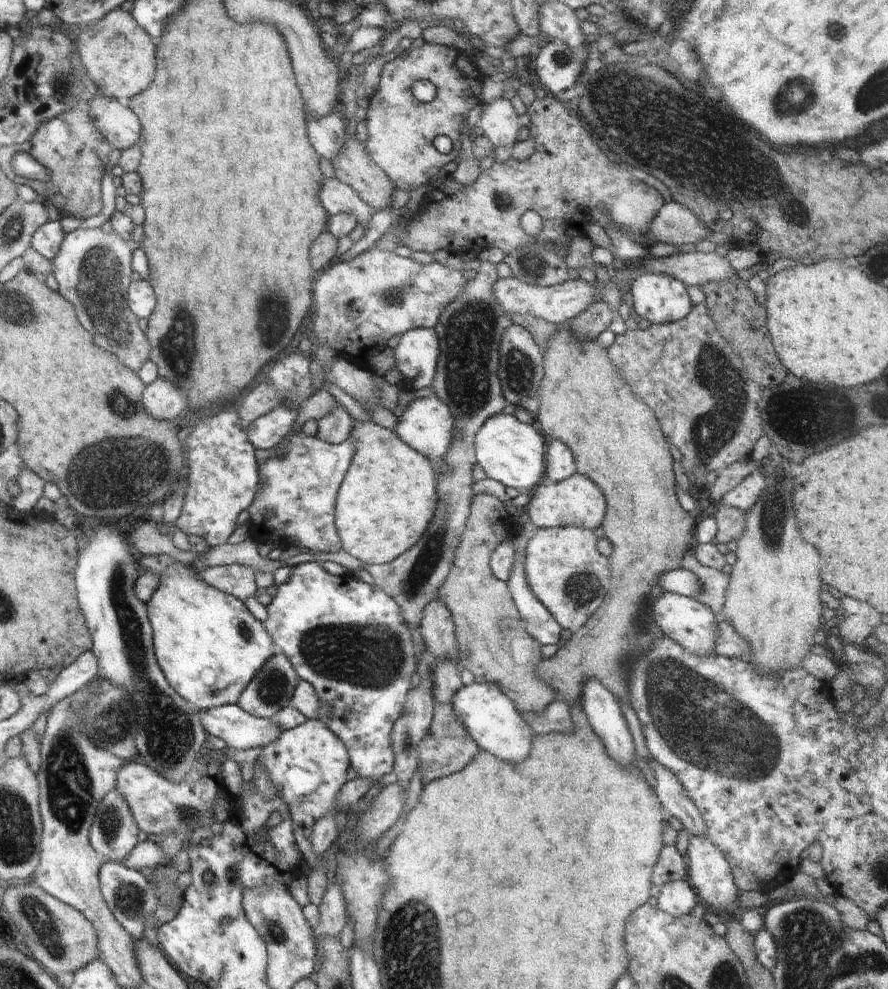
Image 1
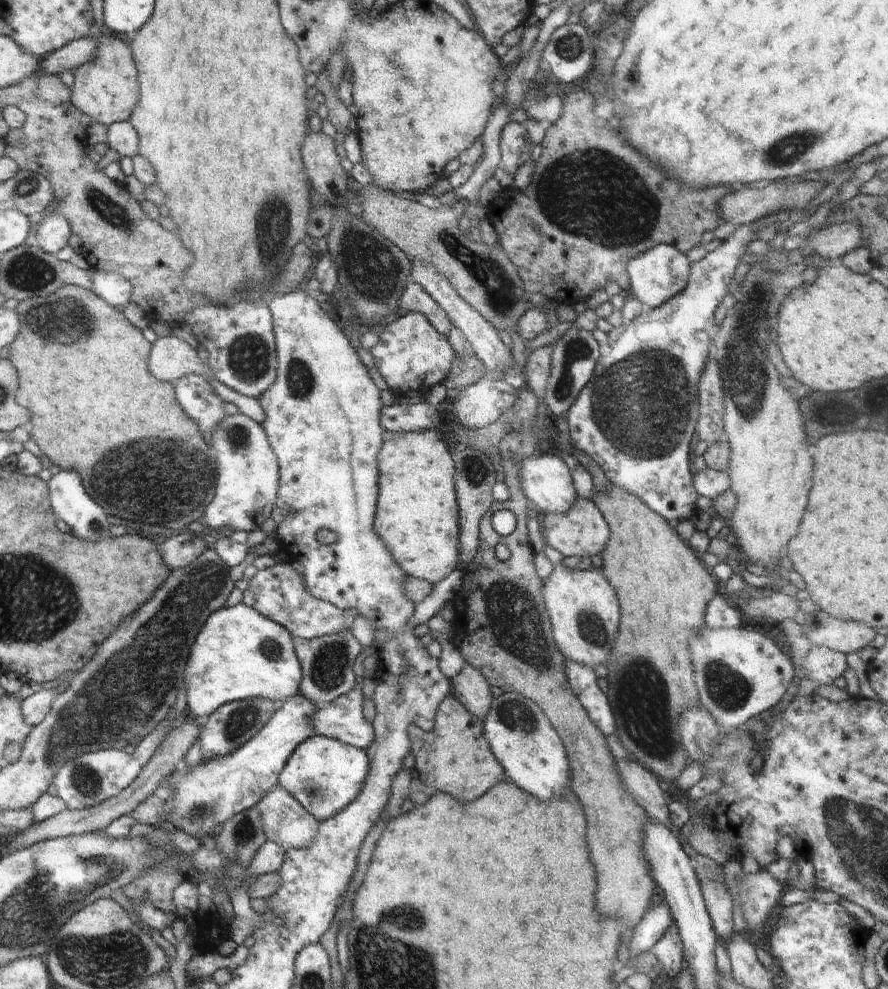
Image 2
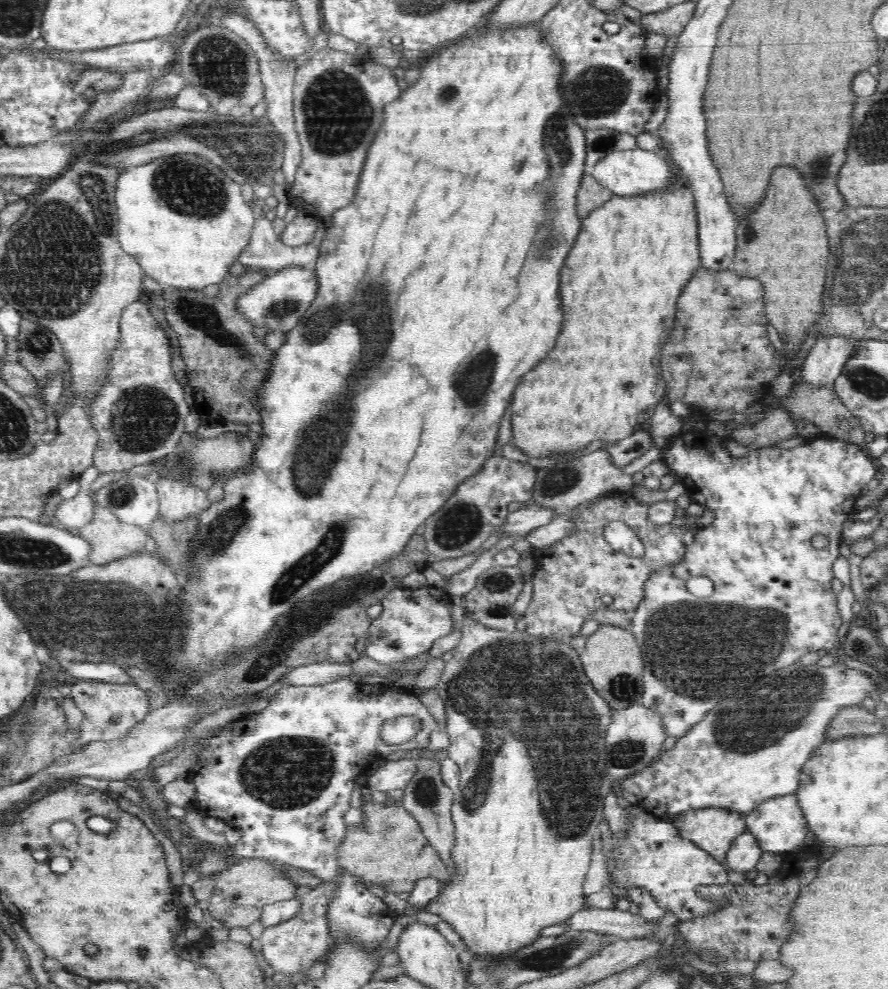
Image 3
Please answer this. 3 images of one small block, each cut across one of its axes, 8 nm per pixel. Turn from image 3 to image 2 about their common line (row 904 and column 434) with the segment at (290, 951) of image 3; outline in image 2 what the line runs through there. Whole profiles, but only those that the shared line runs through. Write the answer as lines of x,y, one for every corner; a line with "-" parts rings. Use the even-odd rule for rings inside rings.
411,281
402,296
400,296
400,312
418,312
421,313
428,323
445,339
448,338
450,328
452,328
451,321
444,313
444,310
430,297
430,294
417,284

